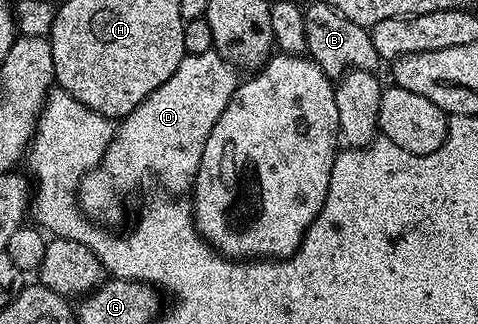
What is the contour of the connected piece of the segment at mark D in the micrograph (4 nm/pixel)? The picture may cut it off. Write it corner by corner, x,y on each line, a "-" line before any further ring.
217,50
199,54
187,54
180,60
176,72
156,88
149,96
136,107
131,114
126,115
117,123
114,138
108,144
100,164
94,170
89,170
78,183
78,204
83,214
98,224
114,224
122,214
122,205
126,202
126,194
141,188
145,182
159,182
163,191
171,195
180,196
193,187
198,169
200,156
204,156
204,144
208,144
208,135
220,120
220,112
228,108
228,100
236,92
240,81
240,74
234,63
222,57

